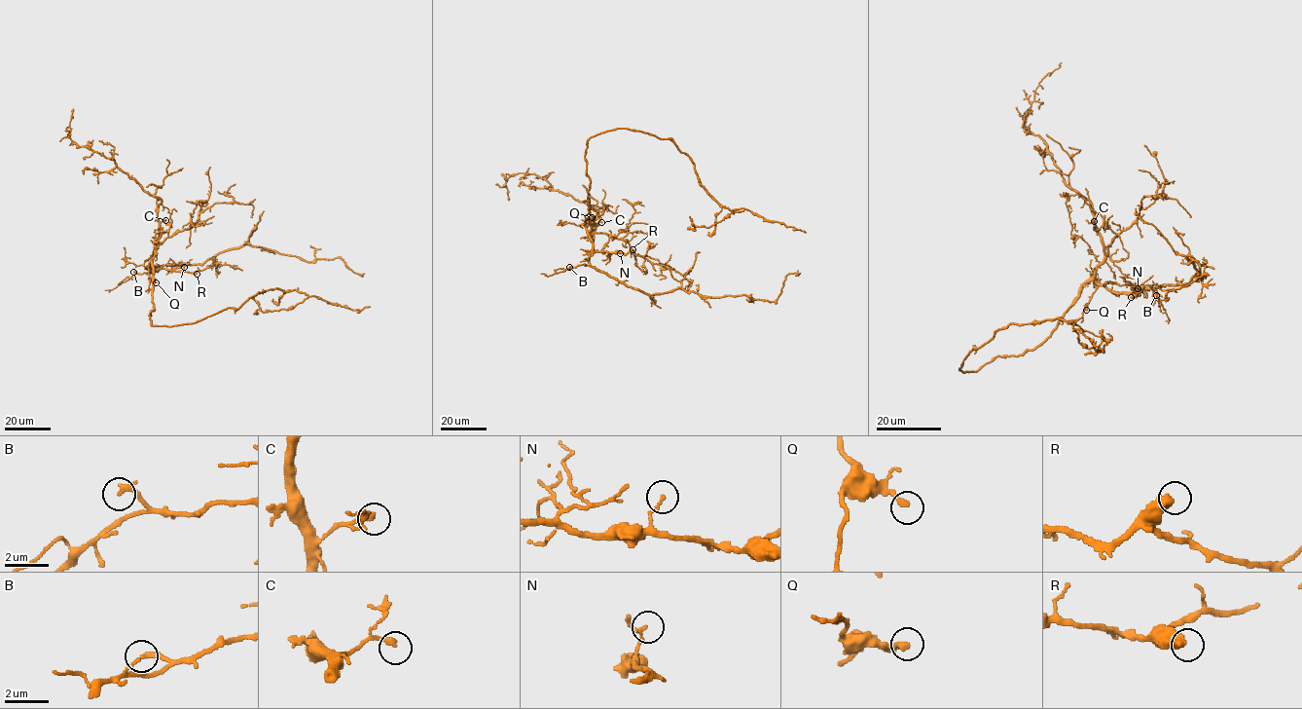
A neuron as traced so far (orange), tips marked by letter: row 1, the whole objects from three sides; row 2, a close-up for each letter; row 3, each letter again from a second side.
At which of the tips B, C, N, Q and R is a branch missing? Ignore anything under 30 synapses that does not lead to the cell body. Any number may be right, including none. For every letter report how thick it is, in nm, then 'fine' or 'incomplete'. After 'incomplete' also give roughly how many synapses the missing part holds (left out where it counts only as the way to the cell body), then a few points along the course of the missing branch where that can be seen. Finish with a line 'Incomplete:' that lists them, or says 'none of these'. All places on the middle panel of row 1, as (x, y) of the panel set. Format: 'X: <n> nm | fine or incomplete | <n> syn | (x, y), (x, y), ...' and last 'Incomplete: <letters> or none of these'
B: 240 nm | incomplete | 35 syn | (569, 267), (555, 266), (529, 254)
C: 280 nm | fine
N: 140 nm | fine
Q: 280 nm | fine
R: 480 nm | fine
Incomplete: B

